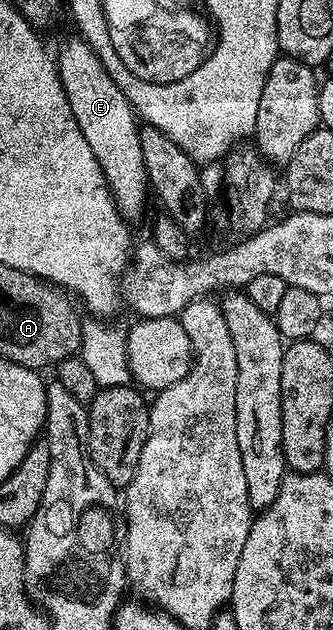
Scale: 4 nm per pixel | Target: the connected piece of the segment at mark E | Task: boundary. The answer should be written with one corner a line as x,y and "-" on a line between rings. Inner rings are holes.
73,37
66,40
61,45
60,52
55,52
54,58
66,101
70,101
70,113
74,113
74,121
78,121
82,137
86,137
98,165
102,165
102,173
121,217
126,221
133,221
143,213
144,206
150,200
146,165
142,165
138,116
126,93
118,89
114,77
106,73
106,65
98,61
94,49
90,49
84,39

